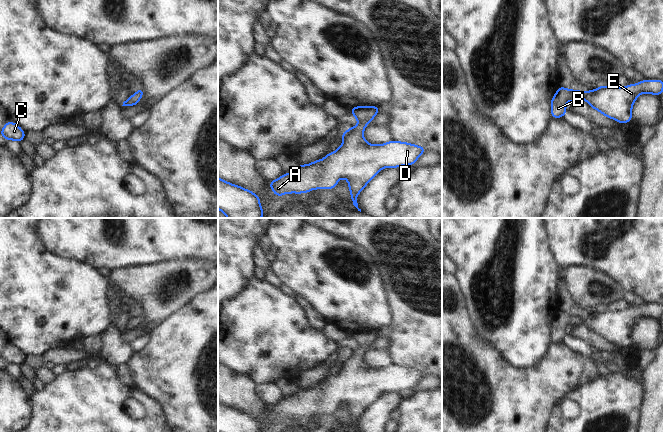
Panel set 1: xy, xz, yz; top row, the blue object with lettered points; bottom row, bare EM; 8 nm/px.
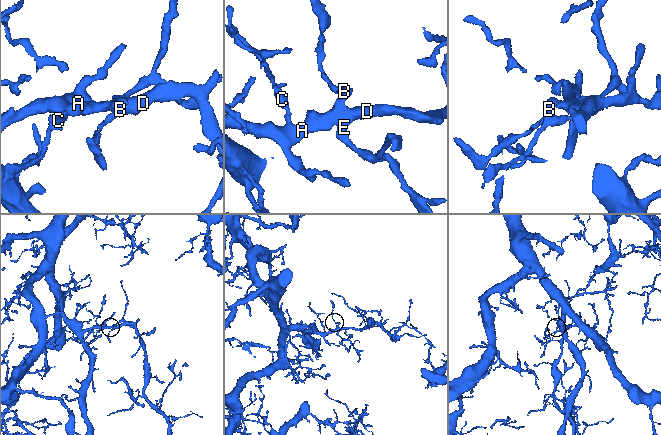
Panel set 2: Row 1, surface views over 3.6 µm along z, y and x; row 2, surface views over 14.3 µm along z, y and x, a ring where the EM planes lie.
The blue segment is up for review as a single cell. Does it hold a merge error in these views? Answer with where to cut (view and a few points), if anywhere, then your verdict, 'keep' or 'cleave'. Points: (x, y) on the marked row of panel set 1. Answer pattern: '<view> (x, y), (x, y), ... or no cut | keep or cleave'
no cut | keep

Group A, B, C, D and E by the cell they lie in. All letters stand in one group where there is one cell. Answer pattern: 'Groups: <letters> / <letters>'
Groups: A B C D E

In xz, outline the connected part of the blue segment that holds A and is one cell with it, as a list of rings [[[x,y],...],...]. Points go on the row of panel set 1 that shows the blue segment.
[[[378,106],[351,108],[350,113],[360,124],[342,134],[342,146],[334,153],[327,153],[322,160],[308,165],[299,164],[296,171],[269,181],[274,194],[282,196],[286,193],[307,193],[317,188],[332,189],[344,177],[349,184],[351,202],[361,212],[356,196],[380,170],[412,165],[426,151],[425,147],[394,140],[382,145],[369,144],[363,138],[363,131],[378,112]]]

